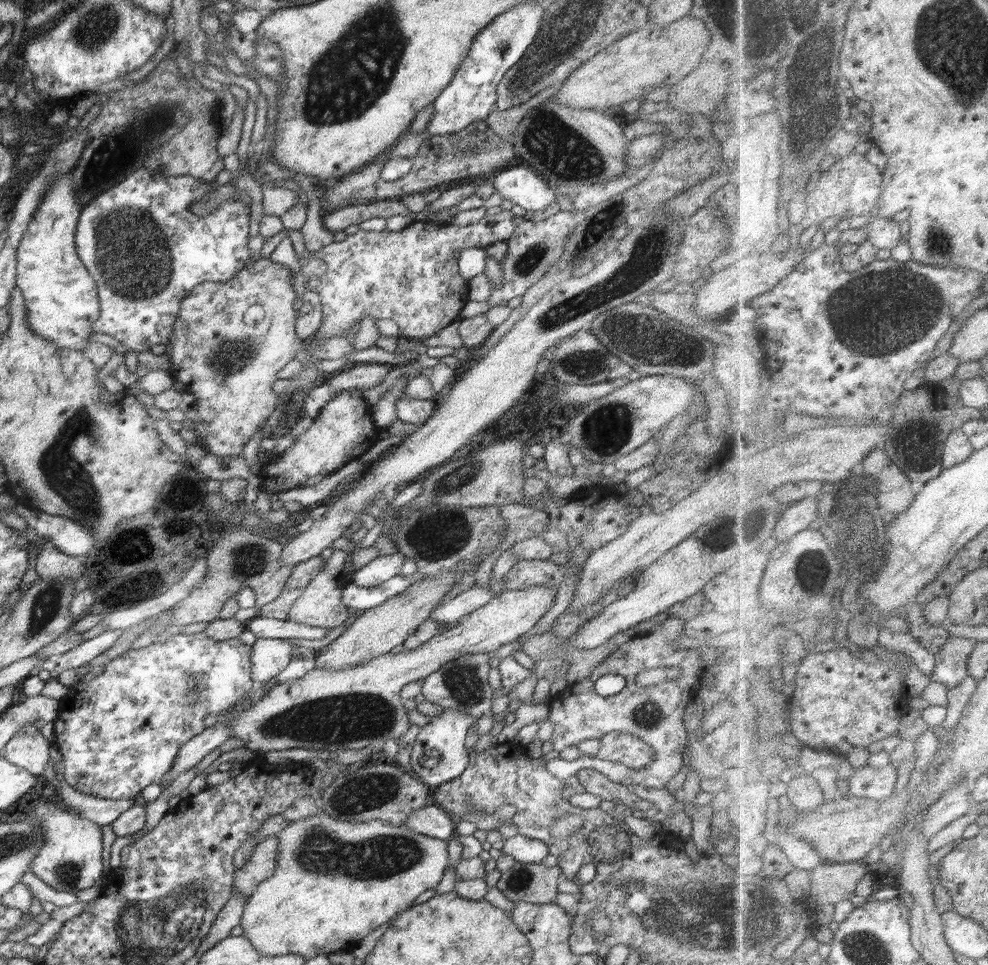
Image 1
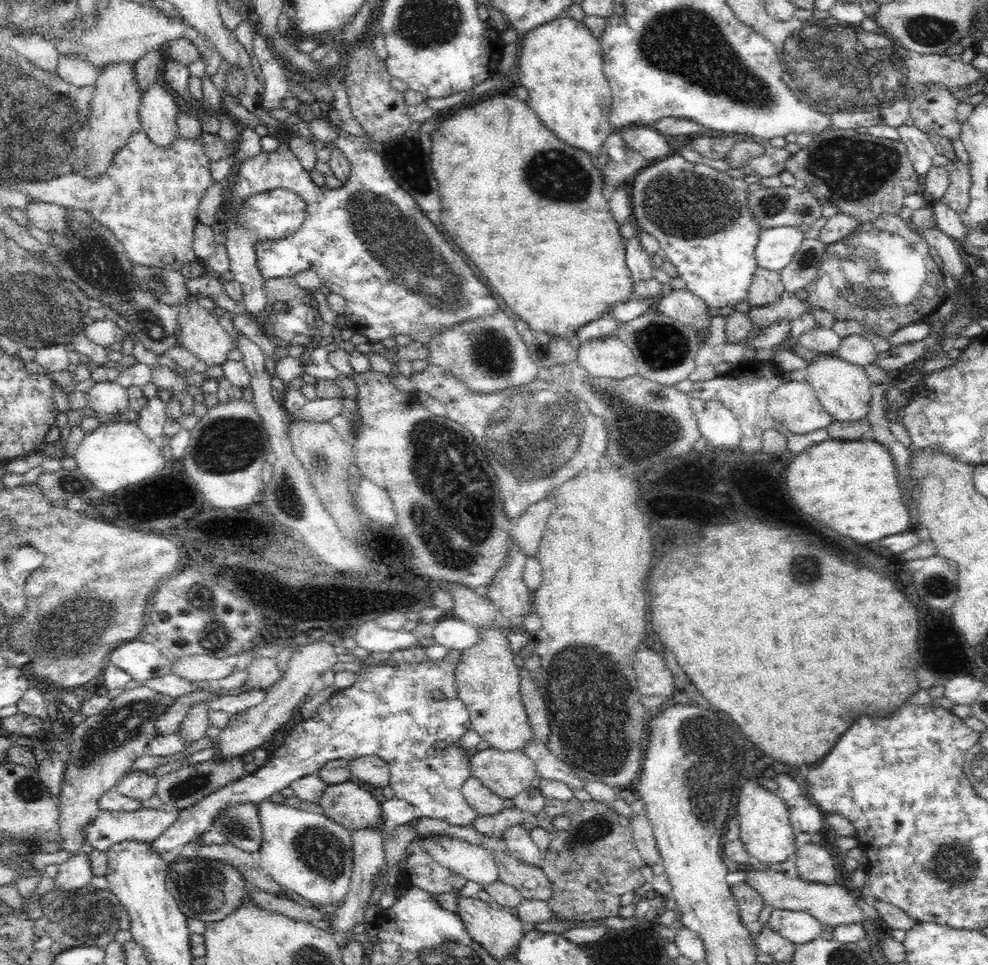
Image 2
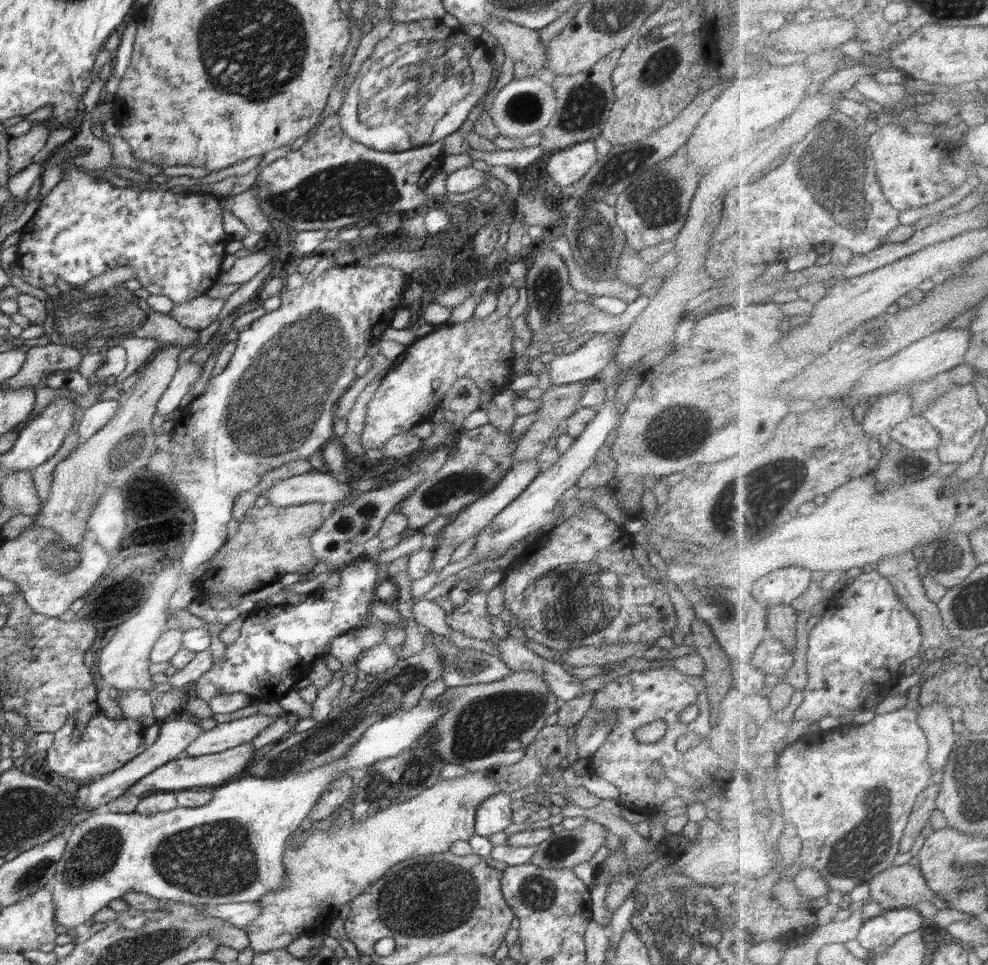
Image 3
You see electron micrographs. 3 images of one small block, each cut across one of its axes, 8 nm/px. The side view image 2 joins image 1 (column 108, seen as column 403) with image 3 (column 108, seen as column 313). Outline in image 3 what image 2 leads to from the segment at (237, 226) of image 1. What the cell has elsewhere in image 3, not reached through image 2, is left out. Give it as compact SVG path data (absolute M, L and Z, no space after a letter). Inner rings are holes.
M65 143L62 147L55 150L54 153L45 161L42 165L42 169L48 169L52 166L56 166L58 156L65 156L66 159L61 164L64 176L62 180L42 198L40 206L32 219L19 230L20 237L19 241L15 246L17 253L17 263L21 267L24 276L22 279L32 285L32 287L41 288L43 285L54 285L56 279L62 279L70 283L73 288L82 288L88 283L88 281L94 277L98 277L105 272L108 272L116 267L122 267L123 265L130 265L136 271L136 280L140 281L142 288L148 290L150 294L163 294L168 296L173 304L182 304L196 298L197 296L204 295L215 283L218 282L218 277L221 273L221 267L226 252L226 245L231 241L231 238L223 226L223 211L218 199L213 198L210 194L192 194L176 189L164 192L164 190L155 191L139 191L138 189L132 190L131 188L116 188L108 182L108 180L100 180L100 178L94 178L92 171L81 170L75 162L70 158L73 155L72 144Z

